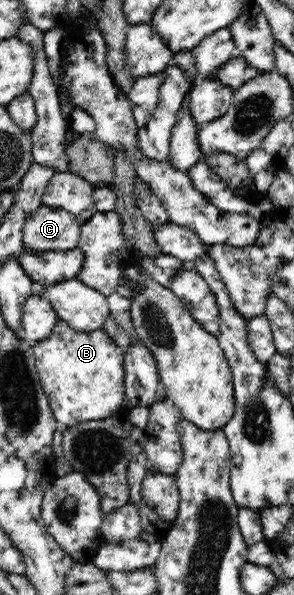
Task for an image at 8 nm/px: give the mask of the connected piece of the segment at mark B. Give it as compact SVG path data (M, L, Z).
M57 319L55 329L46 340L32 343L35 365L42 384L42 391L55 417L64 428L75 428L78 424L91 420L105 419L115 412L119 412L125 396L125 351L113 343L113 340L103 331L77 332L69 327L65 321Z

